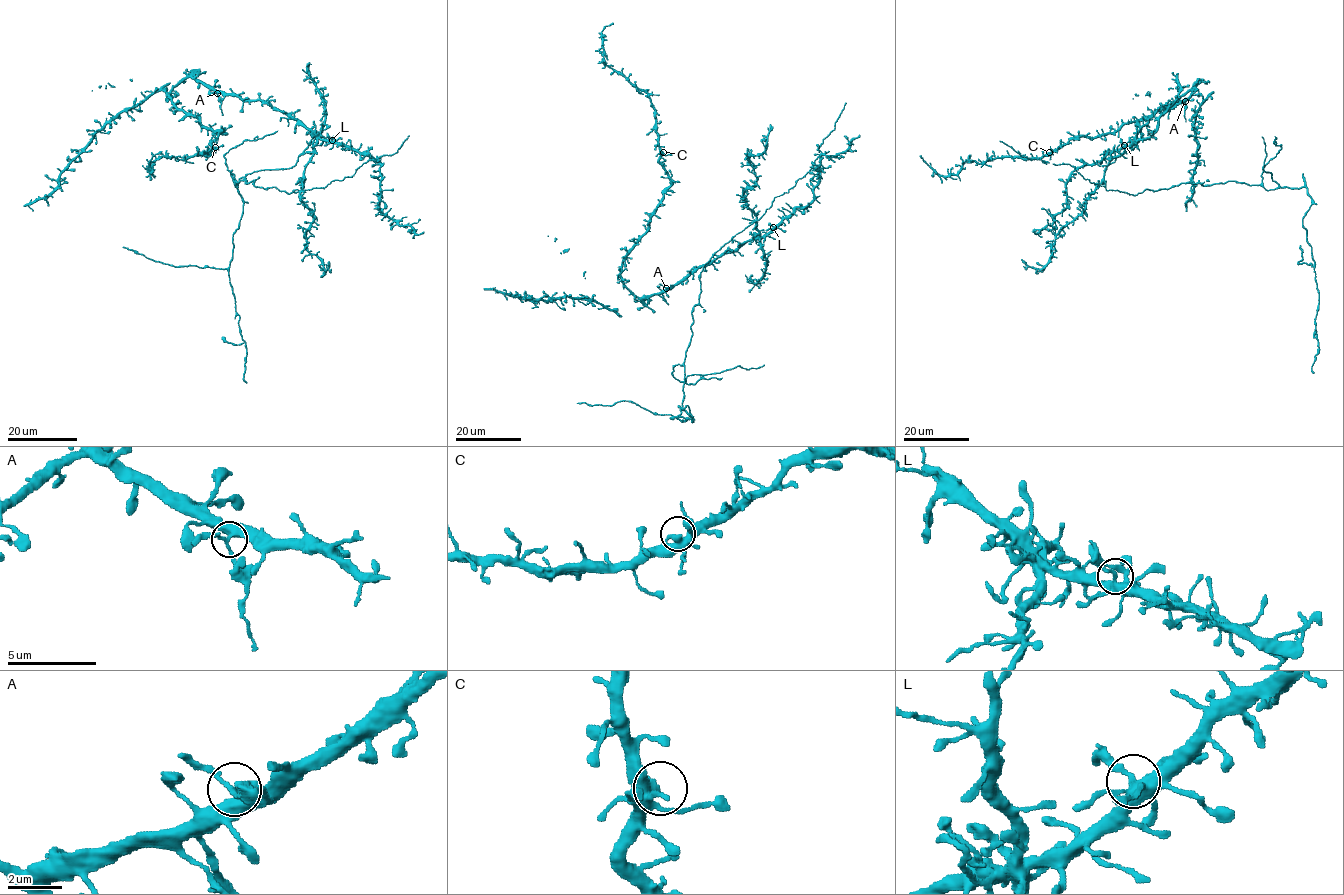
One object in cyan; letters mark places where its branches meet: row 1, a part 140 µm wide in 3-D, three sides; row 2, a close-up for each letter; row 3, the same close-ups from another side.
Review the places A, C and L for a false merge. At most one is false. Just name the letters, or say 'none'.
A

